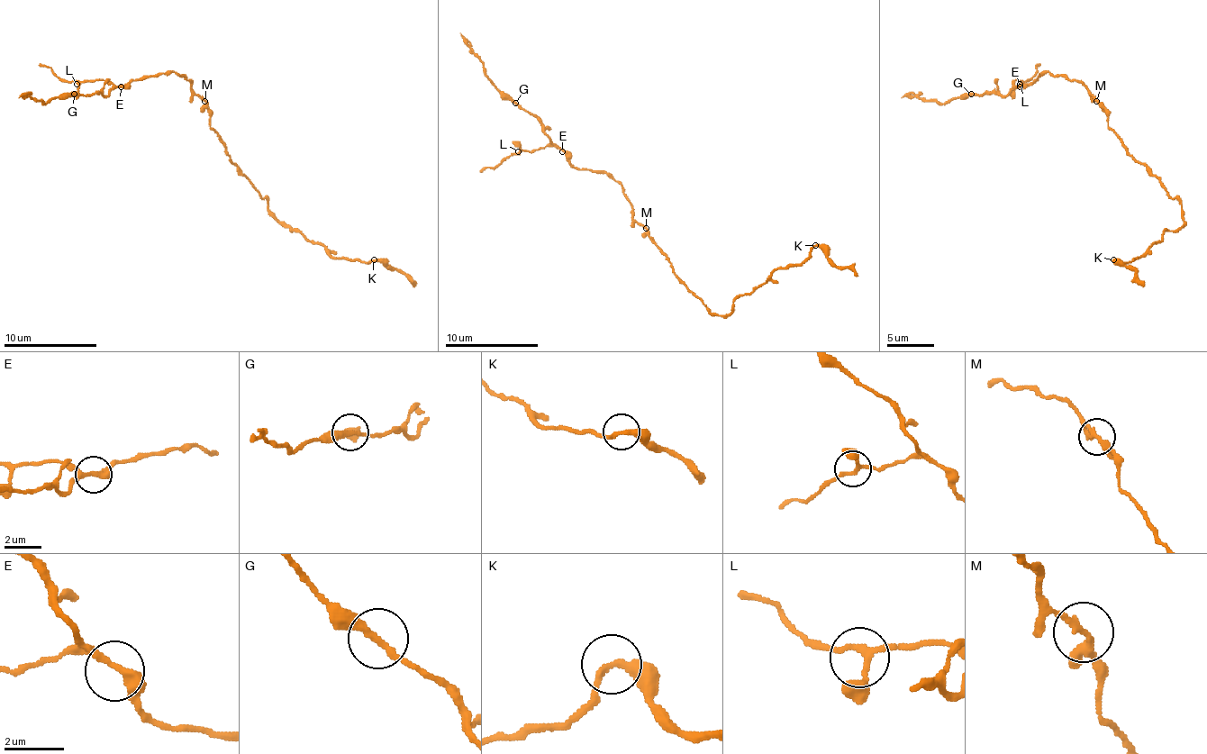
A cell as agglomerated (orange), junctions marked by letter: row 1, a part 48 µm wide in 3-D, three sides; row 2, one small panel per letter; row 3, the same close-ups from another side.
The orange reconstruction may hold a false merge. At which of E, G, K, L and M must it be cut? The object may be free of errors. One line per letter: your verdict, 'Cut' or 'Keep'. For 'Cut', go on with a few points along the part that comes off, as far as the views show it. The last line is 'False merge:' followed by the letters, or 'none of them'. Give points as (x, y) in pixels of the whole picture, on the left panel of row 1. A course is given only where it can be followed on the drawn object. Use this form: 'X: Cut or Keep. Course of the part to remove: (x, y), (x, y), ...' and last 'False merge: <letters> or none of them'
E: Keep
G: Keep
K: Keep
L: Keep
M: Keep
False merge: none of them

